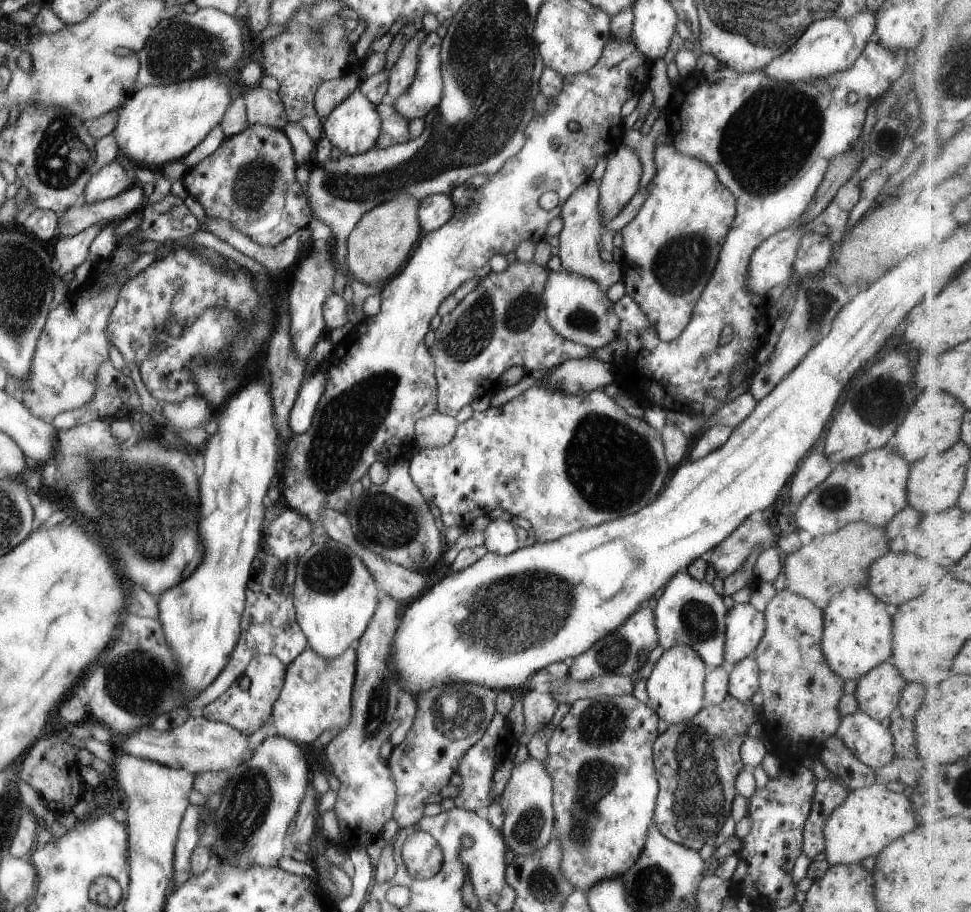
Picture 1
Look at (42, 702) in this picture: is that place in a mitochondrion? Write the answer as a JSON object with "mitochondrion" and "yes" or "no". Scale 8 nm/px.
{"mitochondrion":"no"}

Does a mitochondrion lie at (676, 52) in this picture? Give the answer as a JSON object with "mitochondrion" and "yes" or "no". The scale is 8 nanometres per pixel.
{"mitochondrion":"no"}

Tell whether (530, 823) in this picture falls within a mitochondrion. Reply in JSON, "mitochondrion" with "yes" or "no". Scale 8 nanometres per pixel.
{"mitochondrion":"yes"}

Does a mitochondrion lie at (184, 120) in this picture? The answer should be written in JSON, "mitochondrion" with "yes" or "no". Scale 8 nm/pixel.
{"mitochondrion":"no"}

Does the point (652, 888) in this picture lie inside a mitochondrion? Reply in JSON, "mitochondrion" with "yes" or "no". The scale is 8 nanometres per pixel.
{"mitochondrion":"yes"}

